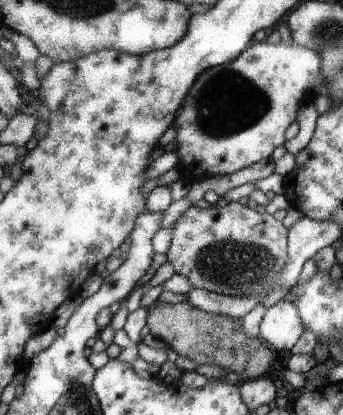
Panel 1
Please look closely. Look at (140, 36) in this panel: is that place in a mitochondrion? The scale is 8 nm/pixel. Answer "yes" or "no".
no

